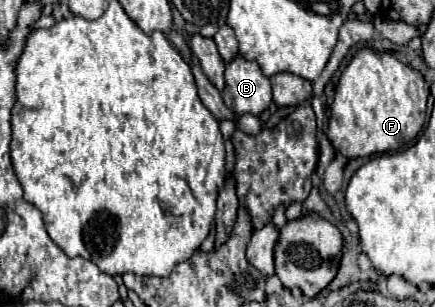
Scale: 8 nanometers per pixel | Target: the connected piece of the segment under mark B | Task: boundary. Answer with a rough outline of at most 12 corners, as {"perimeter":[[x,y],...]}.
{"perimeter":[[258,62],[226,64],[222,98],[234,114],[258,116],[272,102]]}

